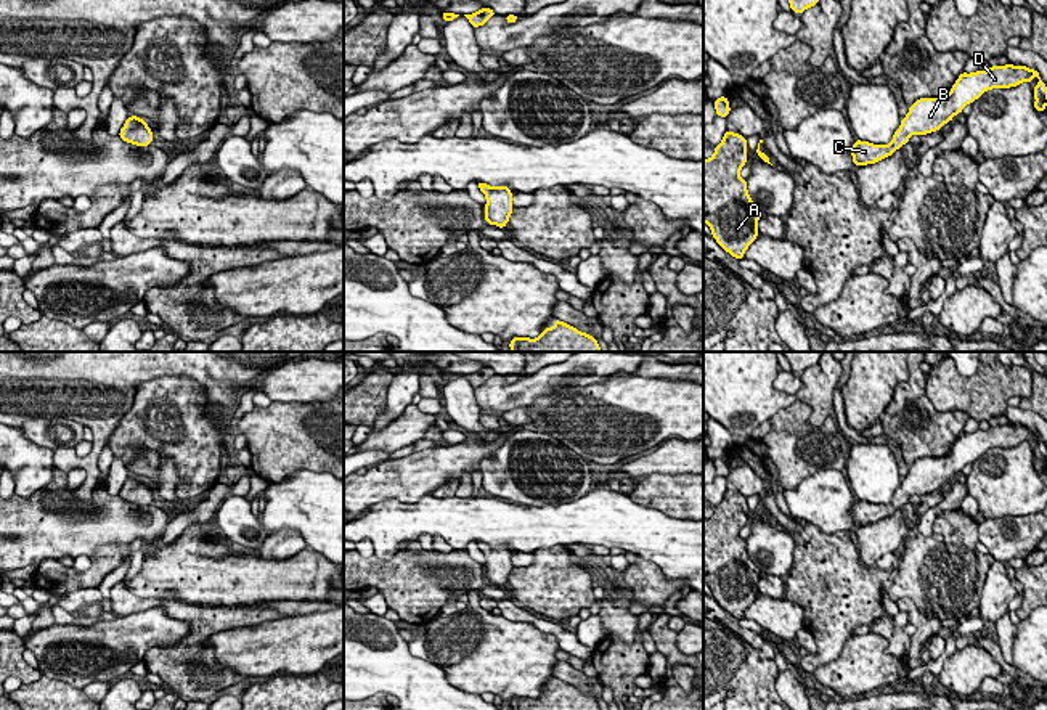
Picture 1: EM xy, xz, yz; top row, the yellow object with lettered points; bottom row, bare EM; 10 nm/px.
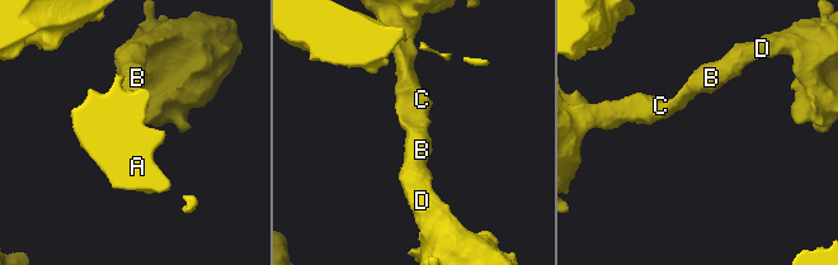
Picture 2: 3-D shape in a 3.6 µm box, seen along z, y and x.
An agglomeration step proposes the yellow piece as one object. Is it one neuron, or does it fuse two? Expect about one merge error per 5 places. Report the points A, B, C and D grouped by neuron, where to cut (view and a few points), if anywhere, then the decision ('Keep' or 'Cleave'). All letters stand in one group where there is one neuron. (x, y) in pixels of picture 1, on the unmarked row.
Groups: A B C D. No split. Keep

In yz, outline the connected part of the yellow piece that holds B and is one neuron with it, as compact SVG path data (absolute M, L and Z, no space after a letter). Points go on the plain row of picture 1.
M1005 424L1005 426L991 426L988 430L976 430L972 434L962 432L946 456L920 458L912 466L909 466L909 472L906 477L902 477L901 487L894 492L890 504L874 504L869 501L856 500L851 508L854 527L875 524L880 519L891 516L902 504L909 503L911 495L922 496L922 495L941 490L941 487L946 482L951 482L955 474L960 474L967 464L978 459L984 451L988 451L991 448L1016 447L1021 442L1033 442L1034 435L1039 439L1039 443L1036 447L1033 447L1034 458L1036 458L1034 469L1044 472L1045 464L1047 464L1047 445L1041 440L1039 432L1036 429L1029 429L1021 424L1020 426Z

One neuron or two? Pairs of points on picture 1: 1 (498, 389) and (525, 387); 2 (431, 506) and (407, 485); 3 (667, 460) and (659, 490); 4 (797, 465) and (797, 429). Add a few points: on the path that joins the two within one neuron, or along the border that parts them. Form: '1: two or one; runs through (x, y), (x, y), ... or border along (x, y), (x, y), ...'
1: one; runs through (505, 389), (519, 389)
2: two; border along (429, 492), (415, 501), (395, 498), (384, 501)
3: two; border along (686, 473), (647, 474), (636, 481)
4: one; runs through (797, 457), (797, 437)

